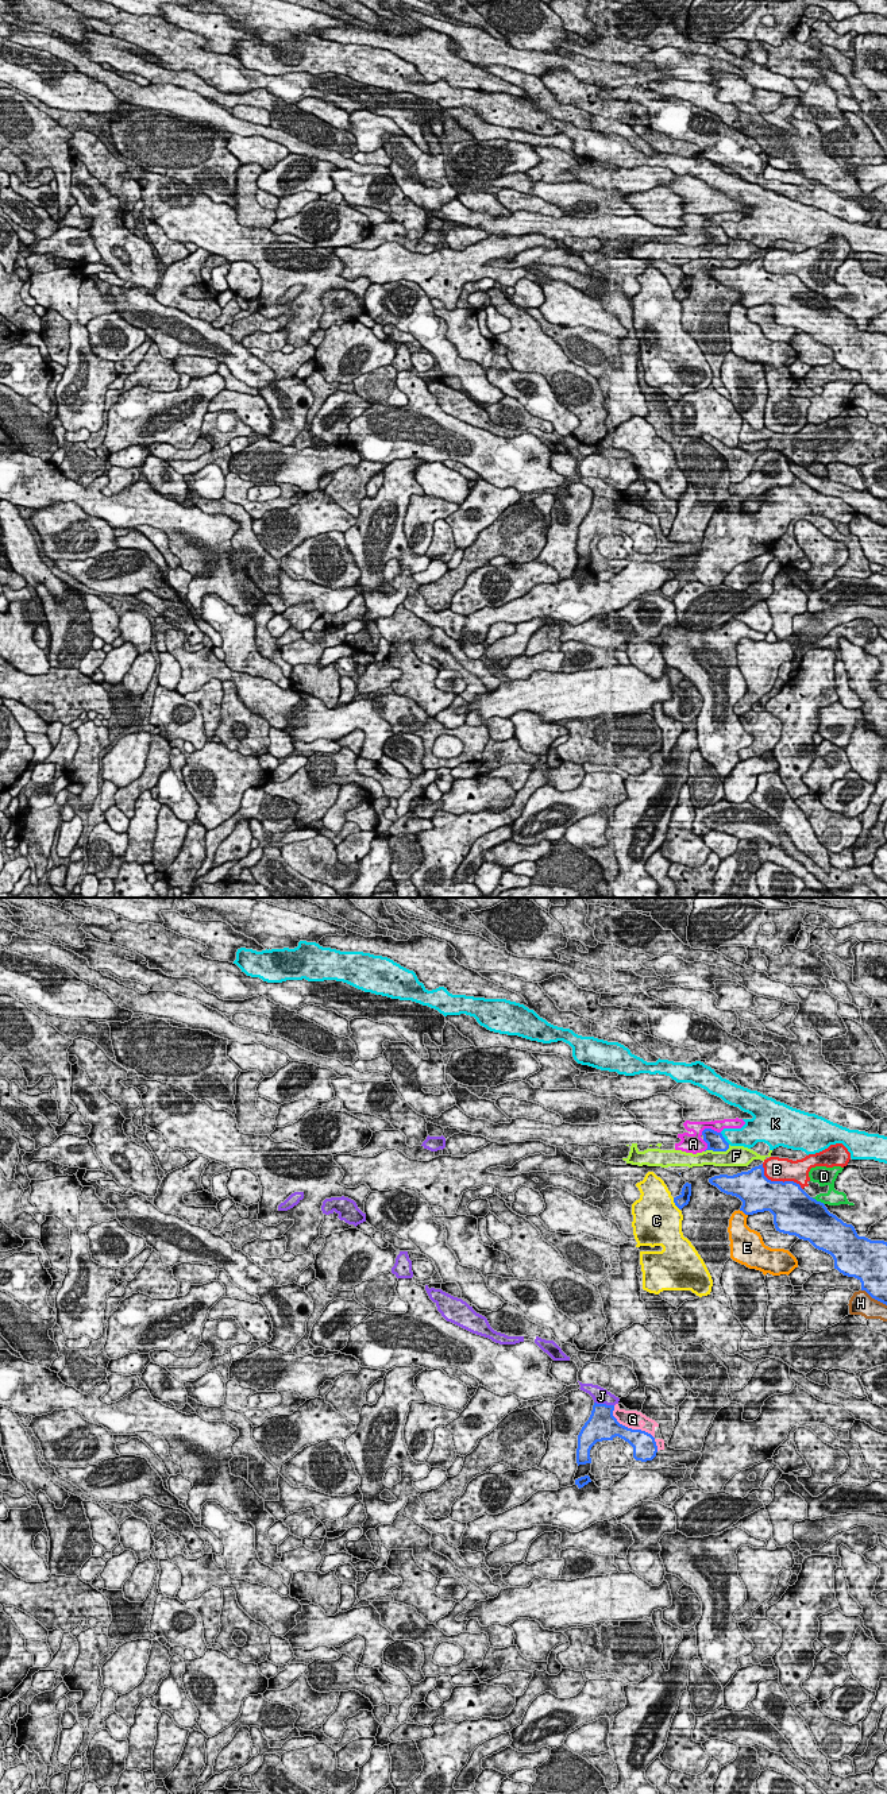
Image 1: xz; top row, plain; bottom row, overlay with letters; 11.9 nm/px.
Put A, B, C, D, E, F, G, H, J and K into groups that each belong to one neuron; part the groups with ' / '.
A / B D / C / E / F / G / H / J / K

